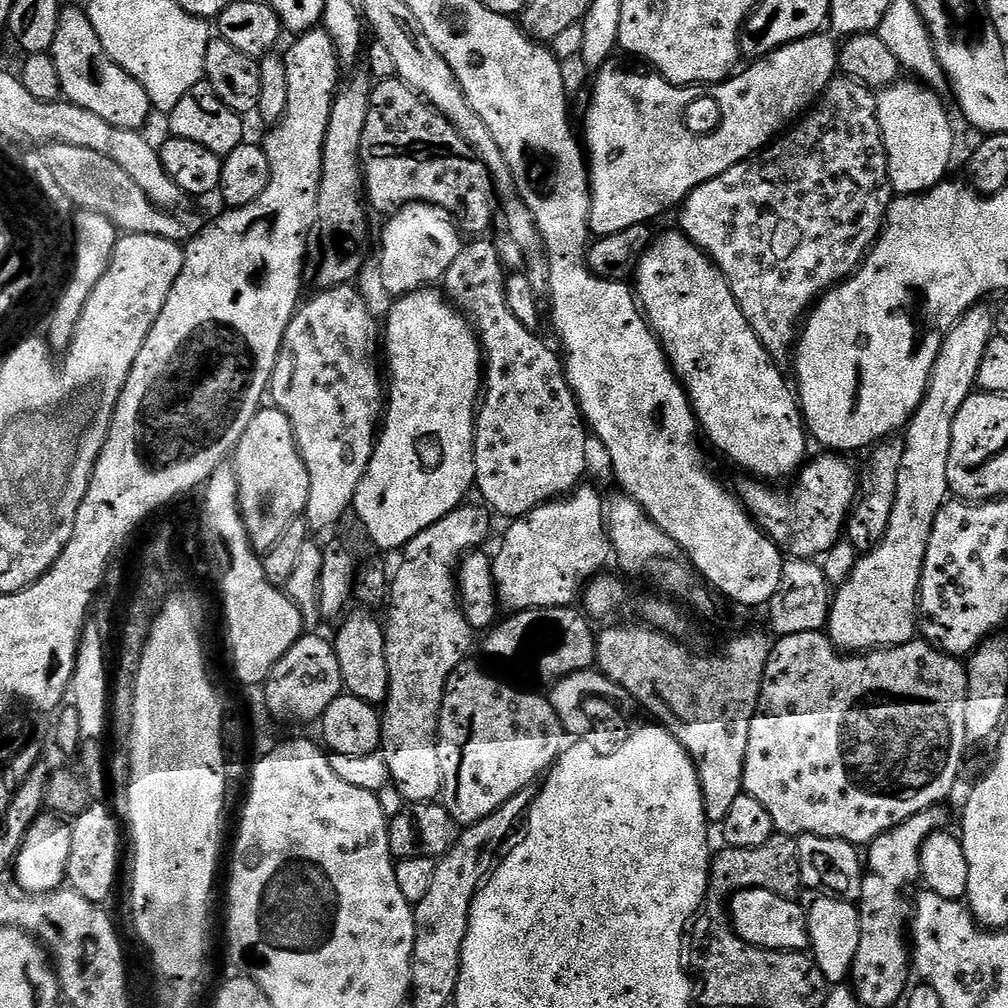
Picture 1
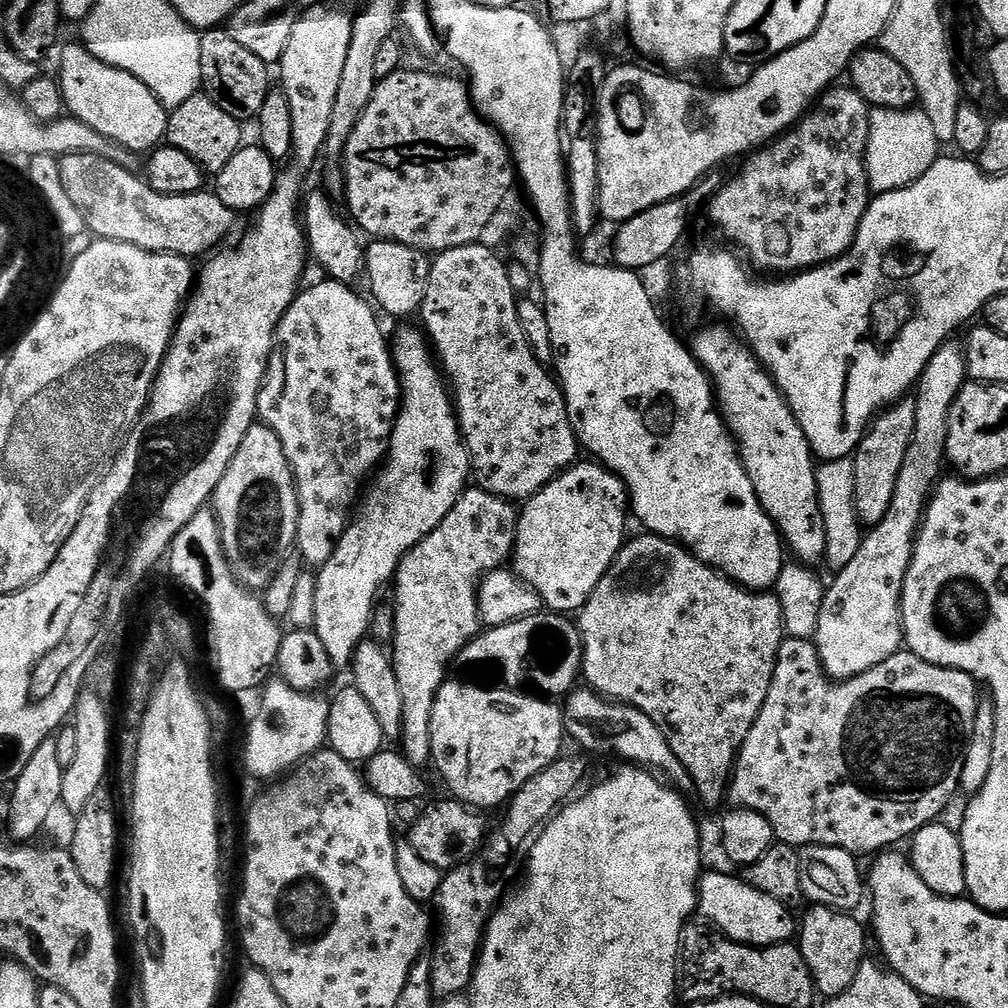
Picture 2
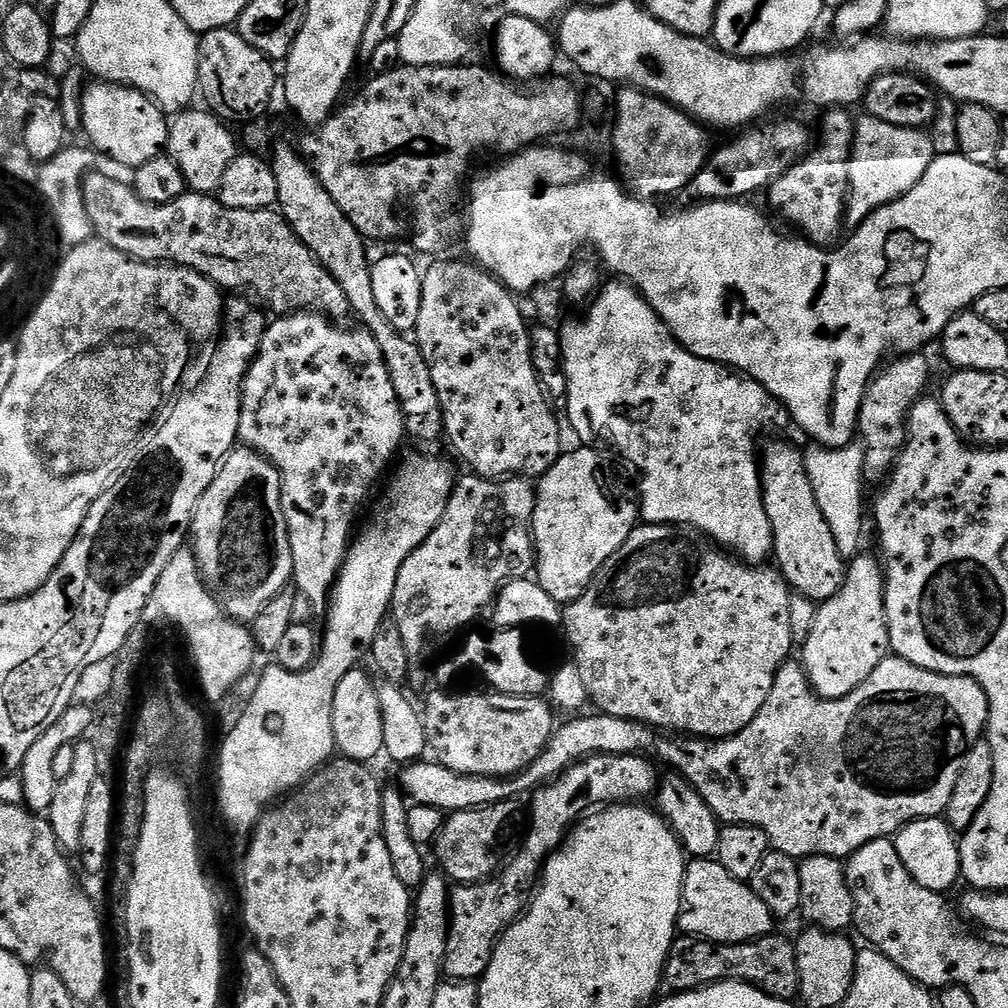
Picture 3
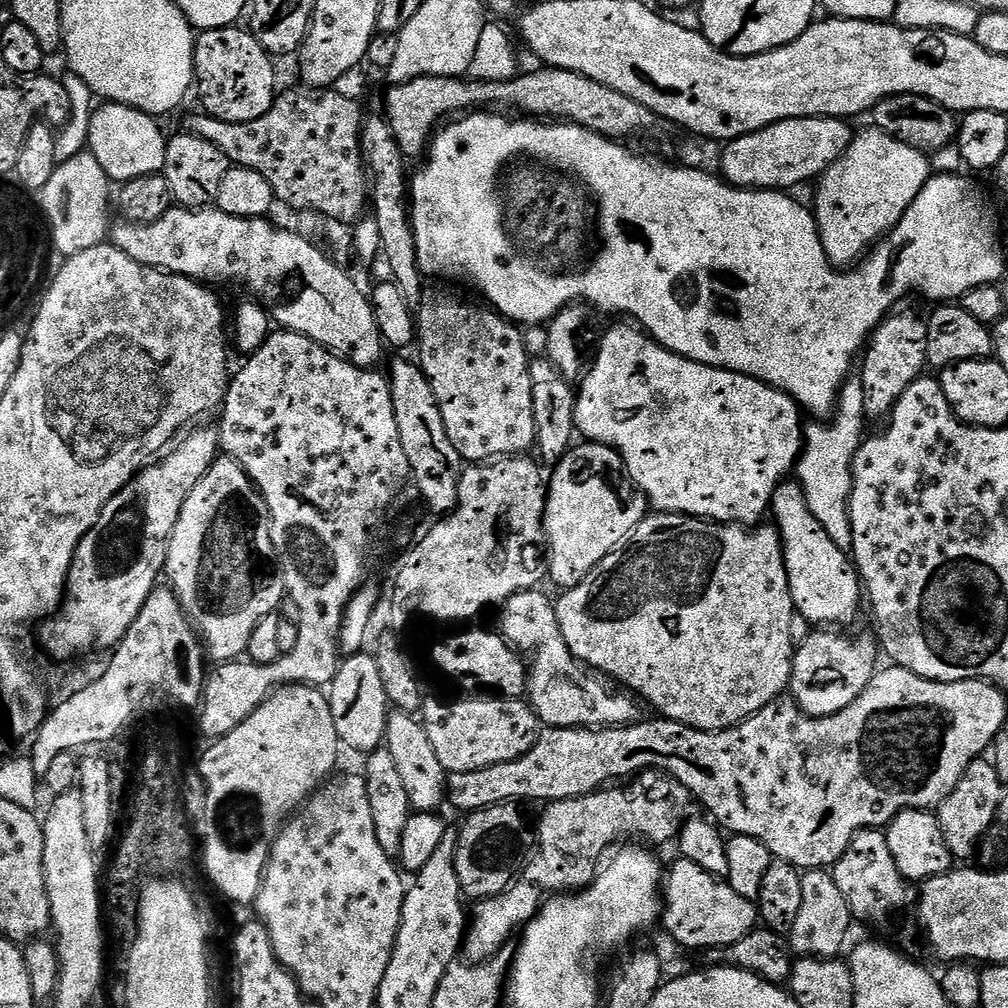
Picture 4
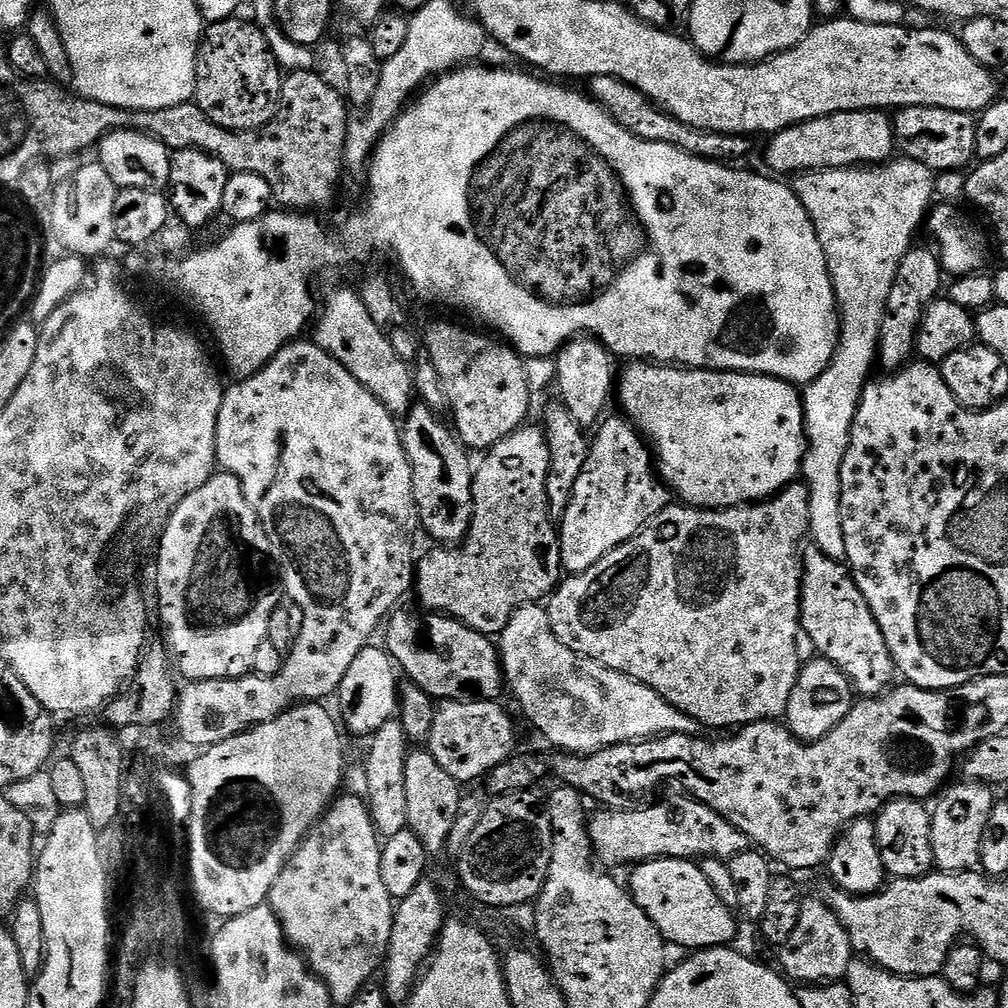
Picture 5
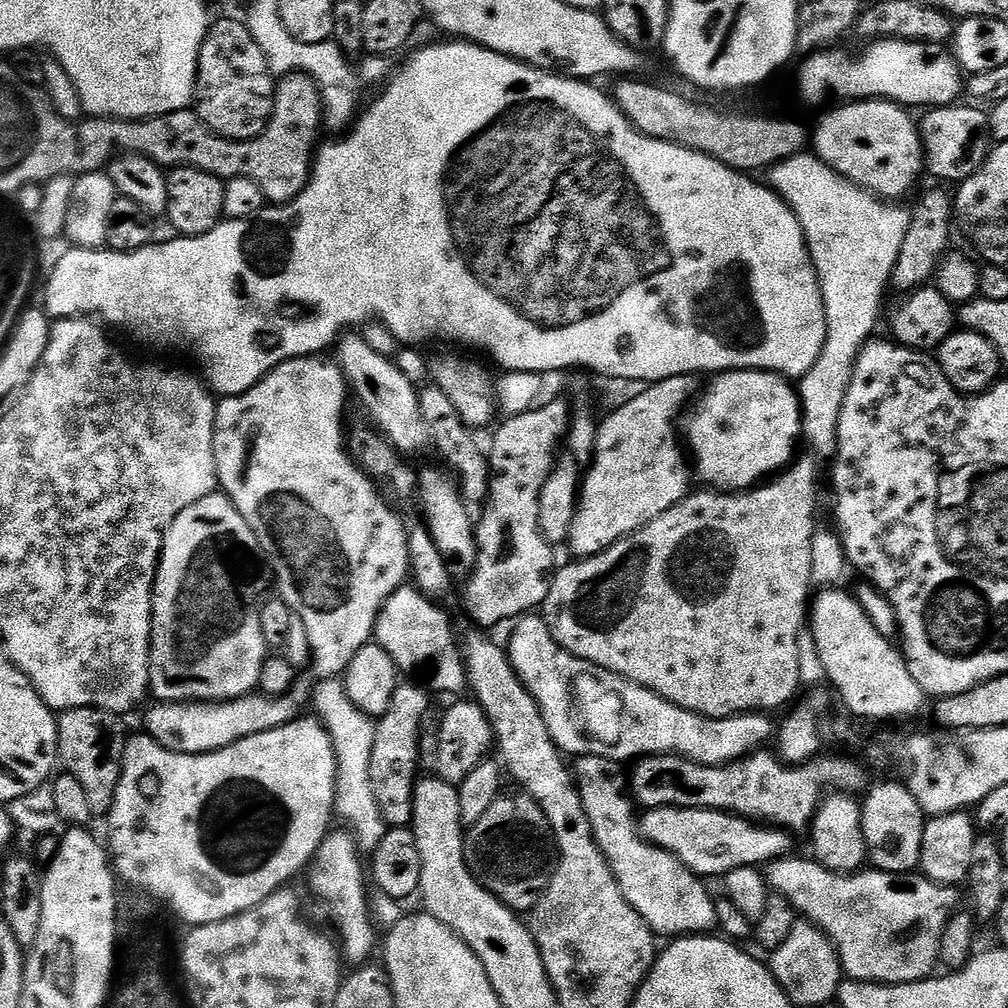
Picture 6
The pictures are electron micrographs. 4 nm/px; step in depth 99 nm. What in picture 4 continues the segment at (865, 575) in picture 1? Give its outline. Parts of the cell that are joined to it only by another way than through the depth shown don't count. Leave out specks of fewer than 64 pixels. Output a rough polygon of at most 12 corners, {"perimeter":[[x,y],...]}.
{"perimeter":[[816,630],[792,658],[790,695],[838,714],[878,671],[871,635]]}

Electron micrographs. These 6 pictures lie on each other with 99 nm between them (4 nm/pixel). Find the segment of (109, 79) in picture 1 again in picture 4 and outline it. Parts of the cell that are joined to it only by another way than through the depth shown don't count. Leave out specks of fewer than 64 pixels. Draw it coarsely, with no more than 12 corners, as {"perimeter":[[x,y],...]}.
{"perimeter":[[101,103],[87,151],[112,182],[163,173],[157,117]]}

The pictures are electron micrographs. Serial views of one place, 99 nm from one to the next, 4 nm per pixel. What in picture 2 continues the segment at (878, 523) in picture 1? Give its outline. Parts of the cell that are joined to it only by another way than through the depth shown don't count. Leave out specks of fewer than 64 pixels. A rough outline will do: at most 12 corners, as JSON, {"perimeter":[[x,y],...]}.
{"perimeter":[[915,399],[889,404],[851,457],[854,506],[882,522],[917,422]]}

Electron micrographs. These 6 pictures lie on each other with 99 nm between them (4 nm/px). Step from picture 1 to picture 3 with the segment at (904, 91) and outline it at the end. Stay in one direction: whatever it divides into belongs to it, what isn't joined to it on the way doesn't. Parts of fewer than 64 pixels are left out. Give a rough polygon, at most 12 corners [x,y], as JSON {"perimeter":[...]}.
{"perimeter":[[856,120],[846,220],[918,186],[927,131]]}

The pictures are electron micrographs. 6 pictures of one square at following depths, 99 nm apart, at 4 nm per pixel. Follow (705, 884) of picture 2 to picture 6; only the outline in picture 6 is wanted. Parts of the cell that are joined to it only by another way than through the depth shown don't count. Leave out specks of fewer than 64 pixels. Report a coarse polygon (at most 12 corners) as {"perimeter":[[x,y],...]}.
{"perimeter":[[617,761],[574,775],[626,902],[661,937],[711,933],[714,896],[644,839]]}

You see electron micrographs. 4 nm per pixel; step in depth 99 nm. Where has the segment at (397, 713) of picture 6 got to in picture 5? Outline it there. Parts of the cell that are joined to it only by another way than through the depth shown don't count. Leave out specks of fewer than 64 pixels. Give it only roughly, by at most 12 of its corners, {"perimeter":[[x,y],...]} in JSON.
{"perimeter":[[399,719],[372,733],[362,771],[376,834],[408,828]]}

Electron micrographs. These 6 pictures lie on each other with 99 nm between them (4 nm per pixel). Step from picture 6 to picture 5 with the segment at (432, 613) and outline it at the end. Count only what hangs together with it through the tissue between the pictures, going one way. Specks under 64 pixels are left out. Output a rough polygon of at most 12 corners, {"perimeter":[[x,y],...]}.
{"perimeter":[[393,611],[386,651],[437,702],[501,699],[497,645],[436,614]]}

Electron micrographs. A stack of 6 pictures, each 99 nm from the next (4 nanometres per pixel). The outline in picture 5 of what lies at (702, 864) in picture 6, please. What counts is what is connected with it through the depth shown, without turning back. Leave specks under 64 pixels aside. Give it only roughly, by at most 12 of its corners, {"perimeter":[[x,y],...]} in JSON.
{"perimeter":[[687,794],[593,811],[595,859],[727,862],[742,830]]}

